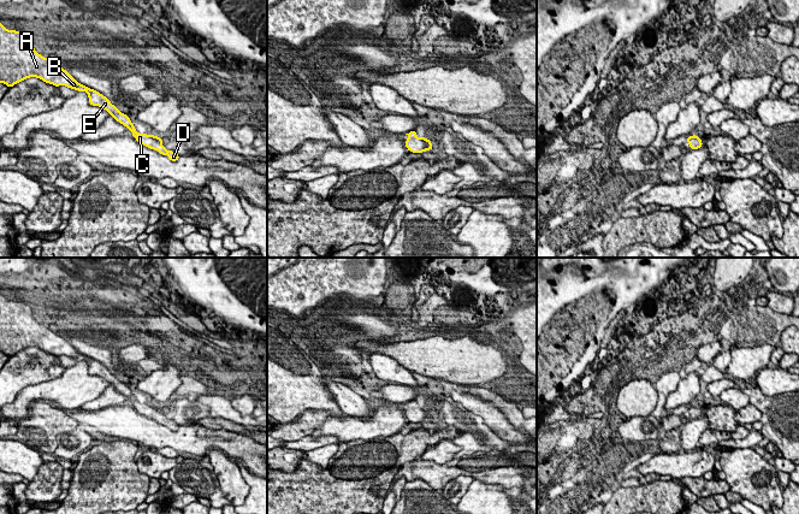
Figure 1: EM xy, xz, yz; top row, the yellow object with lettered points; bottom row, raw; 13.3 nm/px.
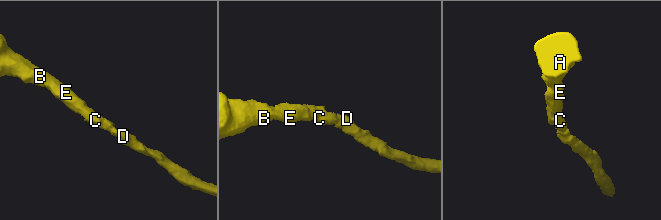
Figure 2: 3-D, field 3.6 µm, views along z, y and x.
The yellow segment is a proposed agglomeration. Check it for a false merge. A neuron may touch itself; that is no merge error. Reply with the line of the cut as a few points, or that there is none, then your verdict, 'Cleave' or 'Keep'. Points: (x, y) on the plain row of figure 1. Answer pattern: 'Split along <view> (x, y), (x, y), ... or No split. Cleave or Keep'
No split. Keep

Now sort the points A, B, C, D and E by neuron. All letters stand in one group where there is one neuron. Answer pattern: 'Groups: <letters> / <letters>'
Groups: A B C D E

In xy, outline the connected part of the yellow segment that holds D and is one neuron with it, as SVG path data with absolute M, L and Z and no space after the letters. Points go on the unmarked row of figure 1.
M0 293L0 353L8 358L26 348L36 347L55 356L65 355L77 361L84 360L88 364L89 373L106 379L117 391L126 396L136 410L159 424L167 425L170 430L177 431L179 425L173 420L167 420L155 404L140 403L135 400L130 388L122 383L110 368L99 361L79 354L66 339L58 336L53 330L39 324L31 308L16 300L8 300Z

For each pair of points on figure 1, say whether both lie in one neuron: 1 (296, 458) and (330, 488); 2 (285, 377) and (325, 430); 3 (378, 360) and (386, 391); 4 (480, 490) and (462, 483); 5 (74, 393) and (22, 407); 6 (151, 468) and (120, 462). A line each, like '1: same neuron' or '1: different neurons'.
1: different neurons
2: different neurons
3: different neurons
4: different neurons
5: same neuron
6: different neurons

